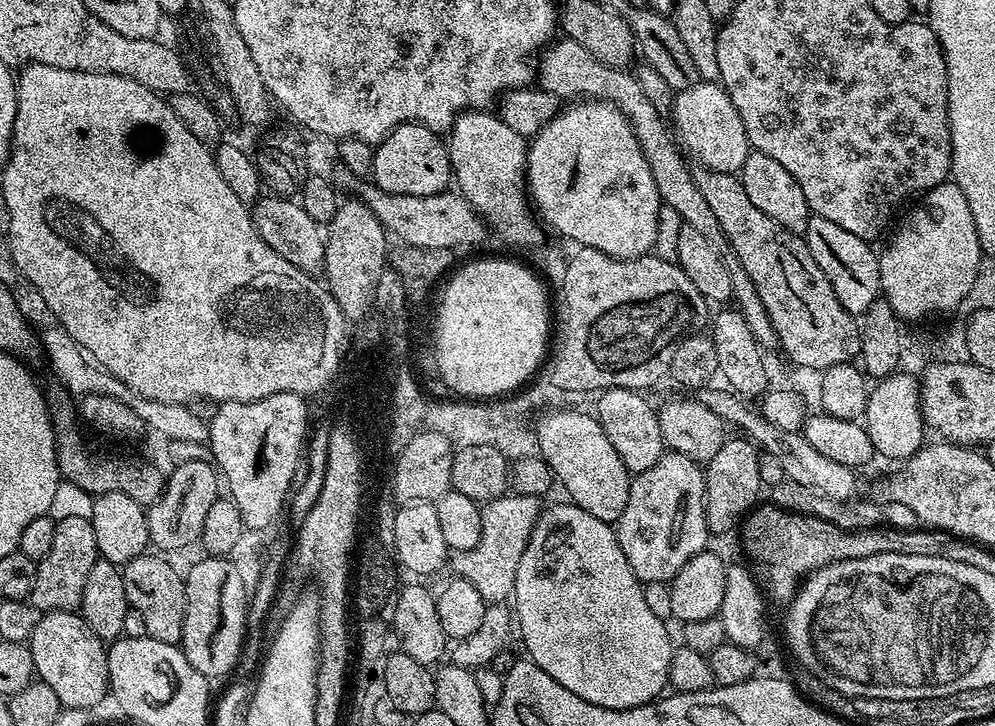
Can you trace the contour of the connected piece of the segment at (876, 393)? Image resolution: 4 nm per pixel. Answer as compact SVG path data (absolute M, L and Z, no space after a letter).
M898 370L881 377L868 393L864 425L870 434L873 449L886 458L898 461L908 459L924 444L926 425L921 414L920 383L913 374Z

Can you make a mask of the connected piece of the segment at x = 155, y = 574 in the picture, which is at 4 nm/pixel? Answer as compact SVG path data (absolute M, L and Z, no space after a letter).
M145 554L135 556L130 563L123 565L122 586L126 586L126 598L131 611L142 614L142 623L146 626L146 636L158 642L179 645L184 638L184 615L186 614L186 590L184 589L185 577L176 573L176 568L168 560L163 560L163 555Z

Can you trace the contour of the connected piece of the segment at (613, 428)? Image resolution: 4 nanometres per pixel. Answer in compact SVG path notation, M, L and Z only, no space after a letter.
M605 388L594 407L594 415L600 421L606 438L618 450L618 458L628 467L629 473L645 472L664 457L666 445L662 438L662 426L657 409L635 388Z

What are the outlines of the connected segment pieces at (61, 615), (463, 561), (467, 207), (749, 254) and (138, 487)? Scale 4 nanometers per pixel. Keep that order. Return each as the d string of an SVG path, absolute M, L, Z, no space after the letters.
M79 611L74 612L45 612L41 615L39 622L34 626L34 634L30 637L27 643L28 649L32 651L34 658L34 666L36 667L36 676L39 683L50 686L50 690L54 690L54 694L58 694L61 705L66 708L86 708L89 710L95 709L95 704L100 704L109 695L110 689L108 686L108 649L105 641L98 638L98 634L94 634L94 630L90 630L90 626L86 626L86 622L80 616Z
M505 494L497 500L487 501L480 509L482 538L478 538L478 546L455 557L455 575L477 587L478 594L482 594L488 604L507 601L515 593L518 562L522 562L522 554L530 542L530 534L541 511L542 500L539 496Z
M343 166L337 167L334 183L337 189L343 190L348 194L355 194L364 204L377 216L378 222L394 237L399 238L405 245L413 244L416 247L448 247L453 250L460 250L463 244L480 244L484 240L486 225L476 212L475 208L464 199L463 196L452 190L445 190L433 196L407 196L406 194L390 194L386 190L376 187L375 183L367 179L350 174L350 170Z
M696 166L692 168L692 177L698 190L702 190L702 198L706 198L710 210L718 217L728 244L738 262L742 262L742 270L750 274L750 282L754 282L766 314L770 314L779 347L784 347L785 354L798 367L817 370L855 361L860 354L857 317L838 302L834 286L830 286L826 274L814 262L814 254L810 254L803 235L778 226L774 218L766 218L750 202L739 175Z
M64 404L61 408L51 409L52 423L56 430L56 465L60 468L60 475L76 488L84 492L92 492L93 497L111 492L130 494L134 502L150 506L160 497L166 483L165 473L159 472L148 460L139 460L136 456L111 456L108 452L91 452L86 441L80 437L78 429L72 425L74 408Z

